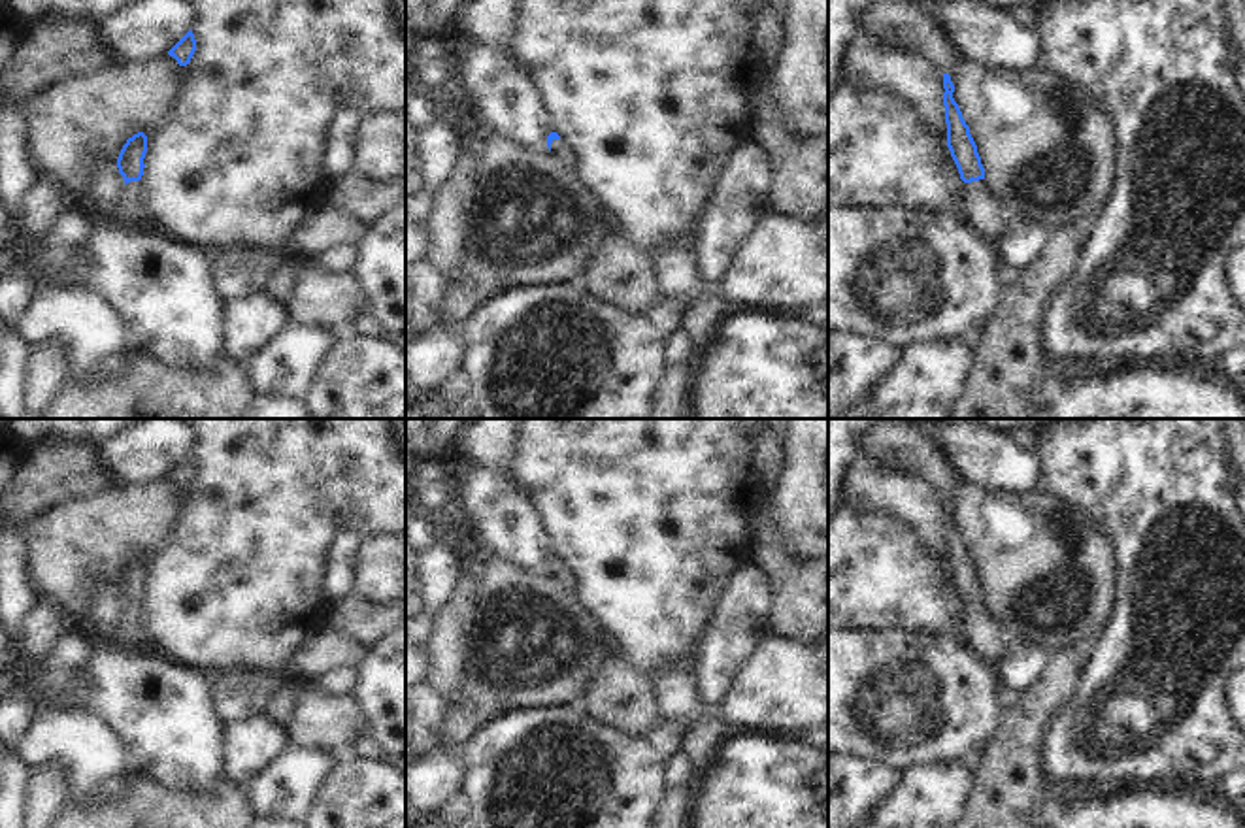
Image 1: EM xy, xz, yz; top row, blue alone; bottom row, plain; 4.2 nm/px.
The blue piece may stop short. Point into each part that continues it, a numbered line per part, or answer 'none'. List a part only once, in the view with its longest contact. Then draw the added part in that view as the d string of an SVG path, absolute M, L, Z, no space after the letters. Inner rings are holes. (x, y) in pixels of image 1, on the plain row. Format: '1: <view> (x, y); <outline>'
1: yz (985, 636); M985 602L964 605L966 645L975 656L998 664L1007 647L1005 628L990 615Z

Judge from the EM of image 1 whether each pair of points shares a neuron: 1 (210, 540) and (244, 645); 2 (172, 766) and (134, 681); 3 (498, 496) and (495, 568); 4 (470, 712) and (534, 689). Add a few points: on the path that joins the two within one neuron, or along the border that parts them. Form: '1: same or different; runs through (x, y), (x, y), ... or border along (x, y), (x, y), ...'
1: same; runs through (214, 566), (214, 572), (244, 602), (244, 619)
2: same; runs through (172, 745), (168, 725), (146, 702)
3: different; border along (483, 551), (508, 559), (531, 572)
4: same; runs through (485, 696), (493, 689), (519, 689)

